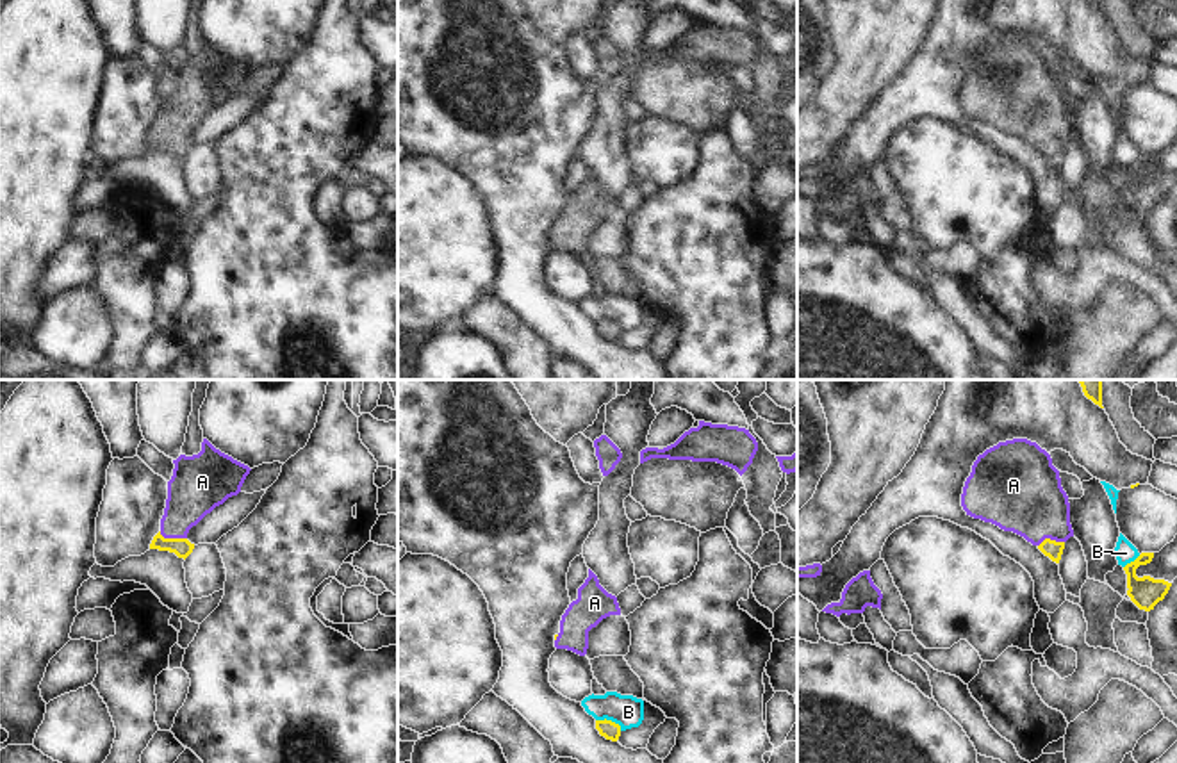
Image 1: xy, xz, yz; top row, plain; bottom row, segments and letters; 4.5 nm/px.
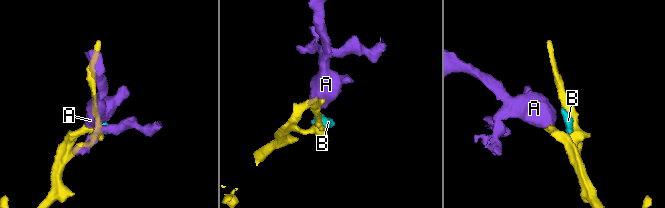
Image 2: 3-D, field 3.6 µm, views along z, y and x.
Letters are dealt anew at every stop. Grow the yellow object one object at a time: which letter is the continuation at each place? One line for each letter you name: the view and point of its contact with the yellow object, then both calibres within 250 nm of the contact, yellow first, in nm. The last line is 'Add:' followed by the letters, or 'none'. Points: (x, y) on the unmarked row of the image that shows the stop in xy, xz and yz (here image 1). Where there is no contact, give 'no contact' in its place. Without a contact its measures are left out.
A: meets yellow in xy at (173, 139); 90 nm thick on the yellow side, 240 nm on the other
Add: A

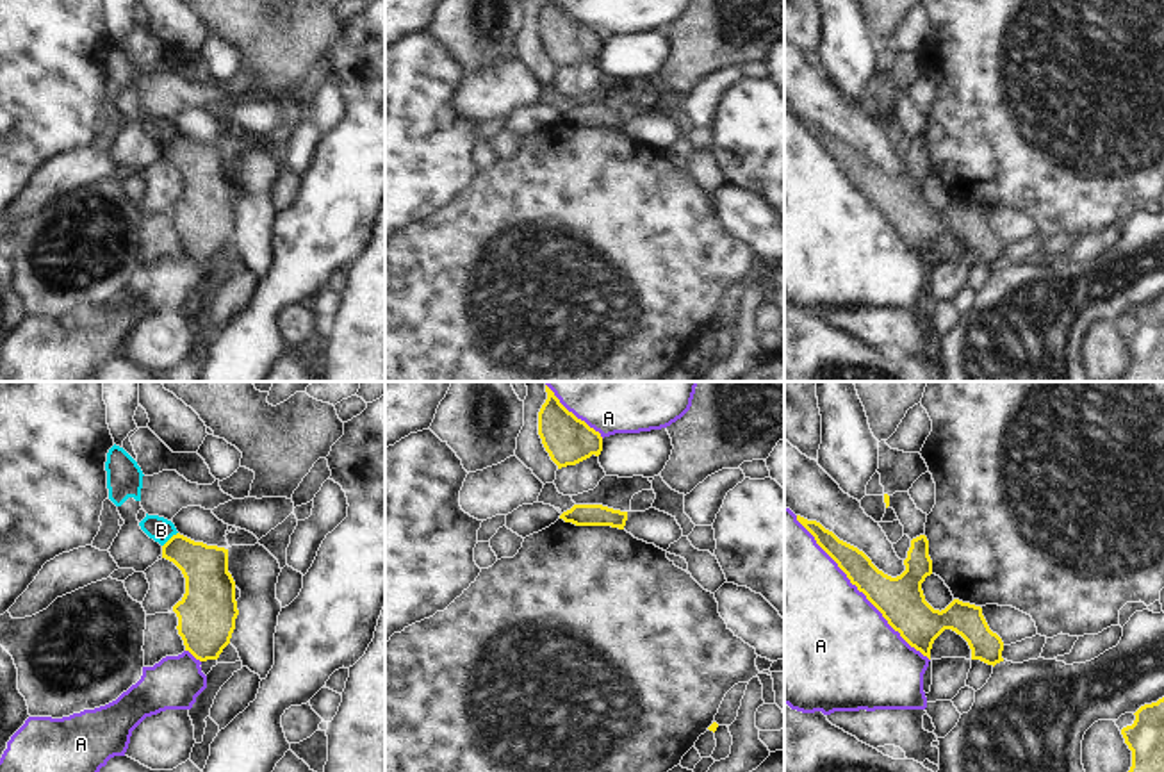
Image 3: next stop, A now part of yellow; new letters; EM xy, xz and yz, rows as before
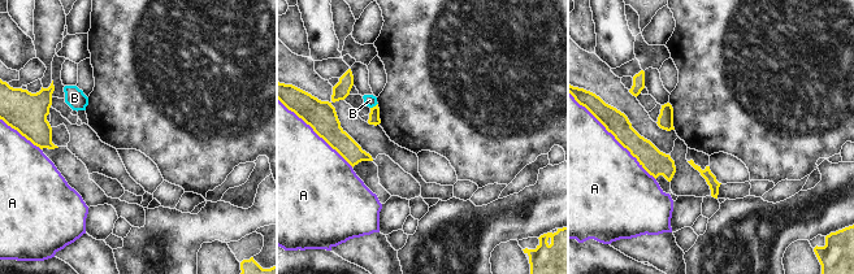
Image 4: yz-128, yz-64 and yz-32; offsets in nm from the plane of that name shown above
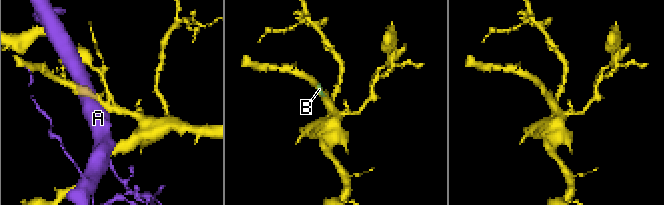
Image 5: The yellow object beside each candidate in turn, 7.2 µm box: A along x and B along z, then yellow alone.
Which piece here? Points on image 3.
Add: none

